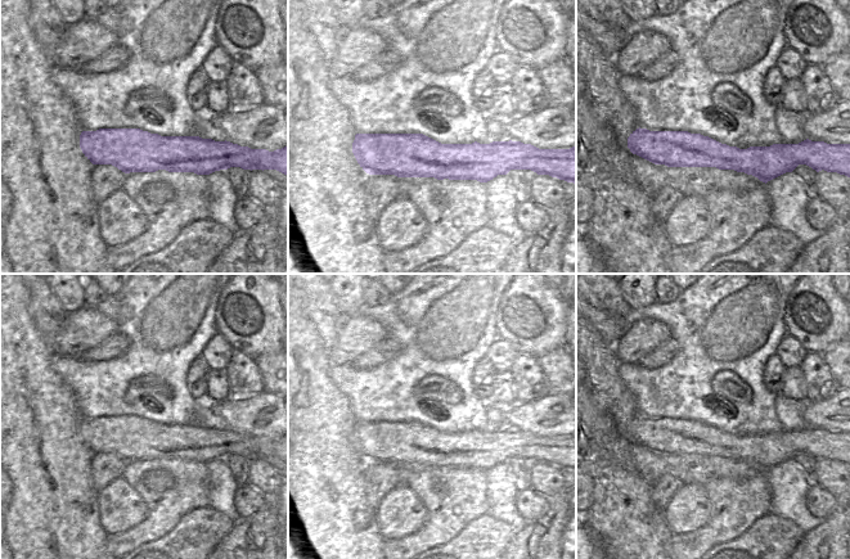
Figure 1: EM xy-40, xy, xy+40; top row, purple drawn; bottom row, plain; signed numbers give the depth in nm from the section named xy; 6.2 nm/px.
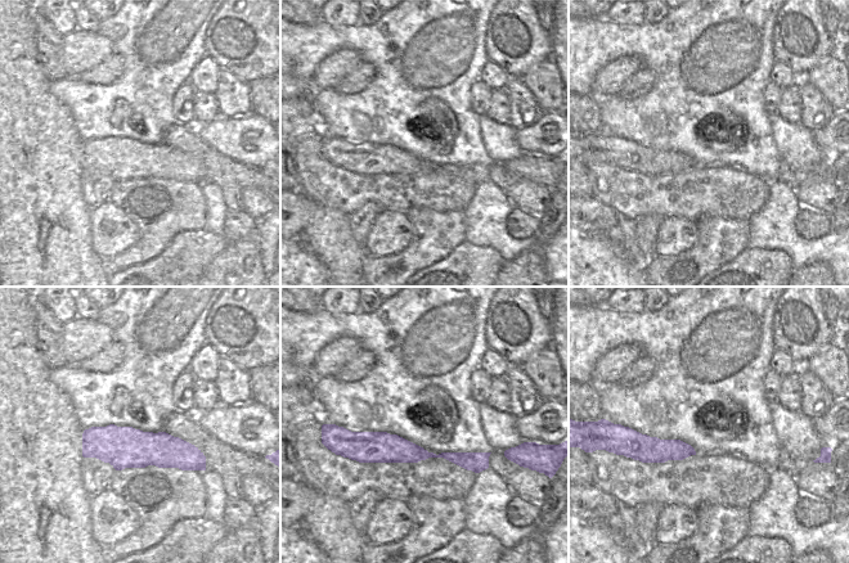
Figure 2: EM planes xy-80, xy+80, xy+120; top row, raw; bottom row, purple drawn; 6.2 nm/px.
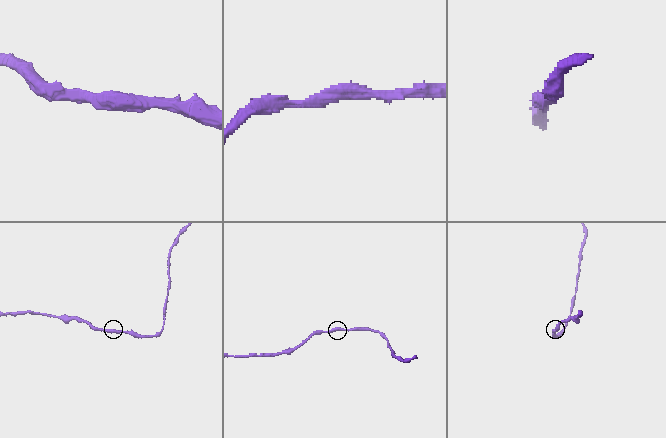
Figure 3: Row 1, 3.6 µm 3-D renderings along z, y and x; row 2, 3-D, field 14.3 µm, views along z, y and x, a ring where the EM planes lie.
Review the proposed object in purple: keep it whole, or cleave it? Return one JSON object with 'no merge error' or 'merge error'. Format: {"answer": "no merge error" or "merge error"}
{"answer": "no merge error"}

